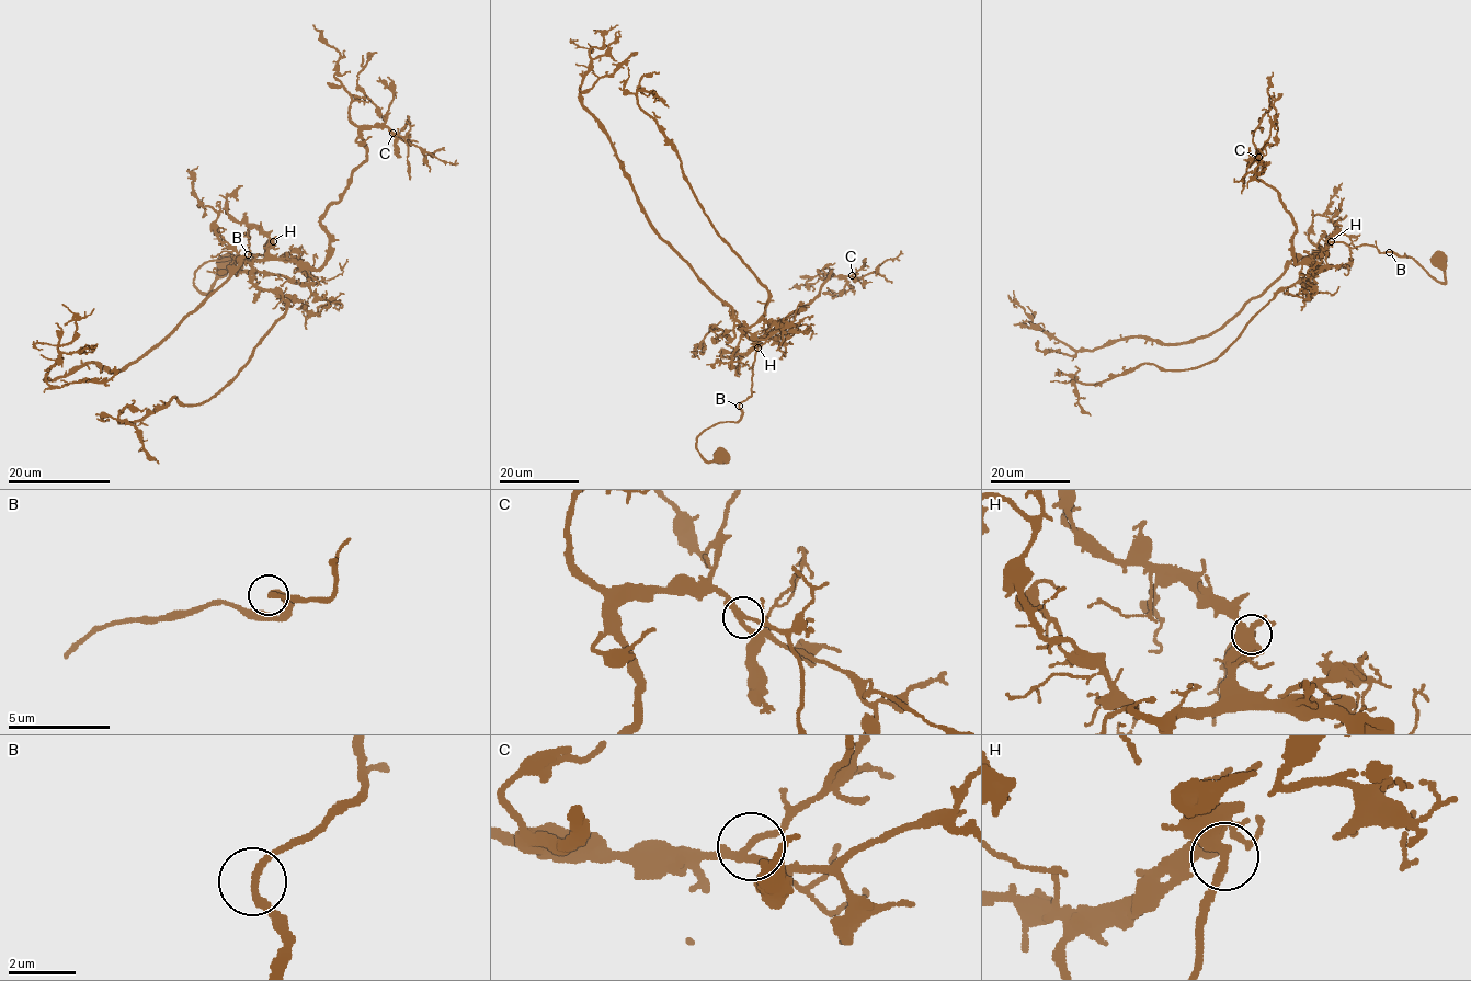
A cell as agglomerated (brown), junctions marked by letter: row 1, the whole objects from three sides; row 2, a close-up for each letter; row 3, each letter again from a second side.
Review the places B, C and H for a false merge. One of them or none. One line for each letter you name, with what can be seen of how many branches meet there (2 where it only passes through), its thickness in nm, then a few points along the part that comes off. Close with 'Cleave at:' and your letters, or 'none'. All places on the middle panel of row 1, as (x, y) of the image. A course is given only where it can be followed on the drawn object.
Cleave at: none

